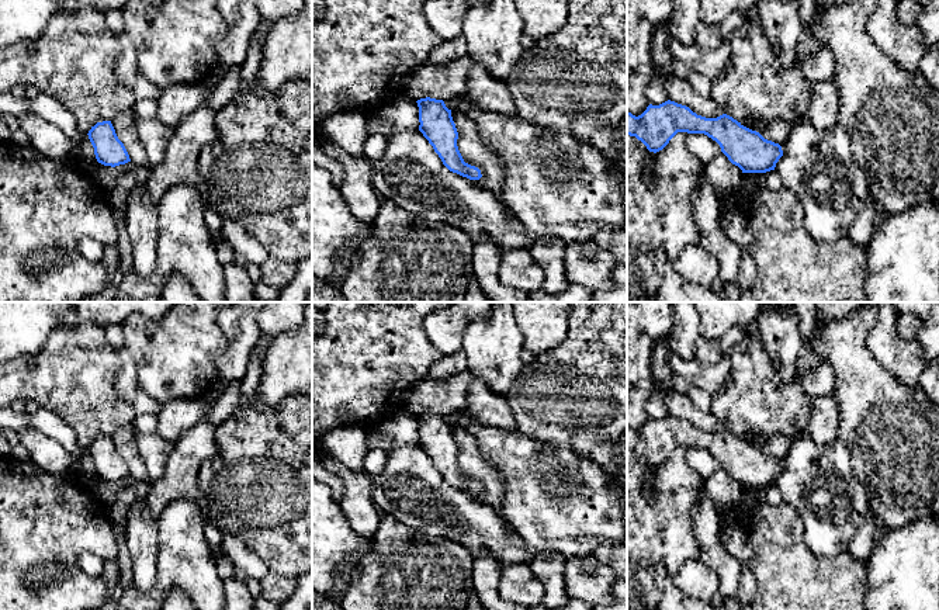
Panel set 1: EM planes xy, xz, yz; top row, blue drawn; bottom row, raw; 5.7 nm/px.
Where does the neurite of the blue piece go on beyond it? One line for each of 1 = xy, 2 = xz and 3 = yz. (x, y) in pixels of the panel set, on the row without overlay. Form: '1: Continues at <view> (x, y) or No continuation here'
1: No continuation here
2: No continuation here
3: No continuation here

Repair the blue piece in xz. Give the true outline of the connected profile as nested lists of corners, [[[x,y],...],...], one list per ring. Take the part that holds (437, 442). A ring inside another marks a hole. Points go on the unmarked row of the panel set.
[[[420,413],[416,416],[419,422],[419,446],[433,461],[443,479],[453,488],[470,495],[479,495],[481,485],[464,476],[458,461],[458,447],[443,415]]]

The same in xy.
[[[111,436],[97,437],[89,446],[89,454],[94,462],[98,478],[104,481],[119,481],[131,476],[124,458],[118,454]]]

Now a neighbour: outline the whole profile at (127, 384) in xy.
[[[119,351],[121,370],[115,378],[115,389],[121,398],[124,398],[136,412],[136,415],[159,415],[162,403],[155,401],[139,384],[136,377],[136,367],[131,356],[125,351]]]

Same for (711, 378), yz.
[[[669,350],[668,363],[672,371],[683,377],[690,387],[700,388],[711,398],[725,389],[731,371],[731,360],[728,356],[724,356],[717,364],[706,364],[697,357],[683,360],[675,351]]]

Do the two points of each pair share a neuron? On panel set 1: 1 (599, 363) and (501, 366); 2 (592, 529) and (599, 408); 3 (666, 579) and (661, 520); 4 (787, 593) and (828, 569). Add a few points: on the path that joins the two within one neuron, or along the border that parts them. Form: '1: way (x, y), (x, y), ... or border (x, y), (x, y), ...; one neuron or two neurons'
1: border (525, 364), (505, 394); two neurons
2: border (567, 449), (589, 457), (612, 481); two neurons
3: border (658, 564), (654, 569), (654, 582), (661, 595); two neurons
4: way (797, 593), (804, 593), (818, 579); one neuron

